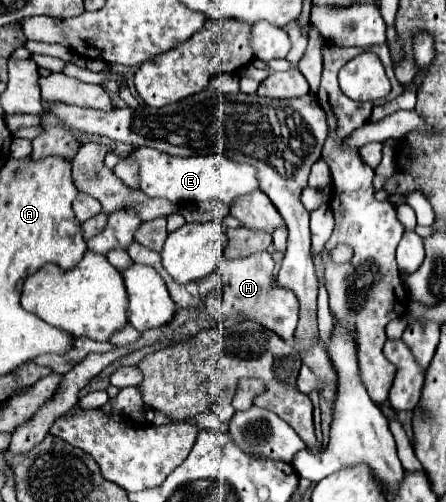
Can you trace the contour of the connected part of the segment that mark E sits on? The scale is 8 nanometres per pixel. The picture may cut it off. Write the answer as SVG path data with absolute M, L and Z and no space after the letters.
M140 146L130 152L130 158L138 162L140 190L148 194L150 198L166 198L172 204L220 200L226 206L232 206L236 198L244 194L252 194L260 188L258 170L252 164L240 164L230 158L224 158L222 154L180 158L180 156L170 156L166 152L160 152L160 150L152 150L148 146Z

